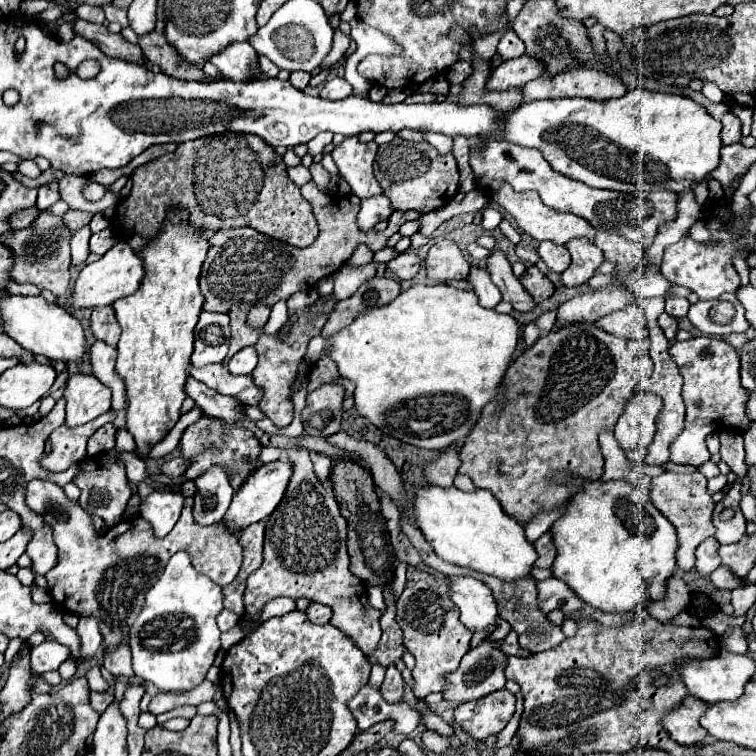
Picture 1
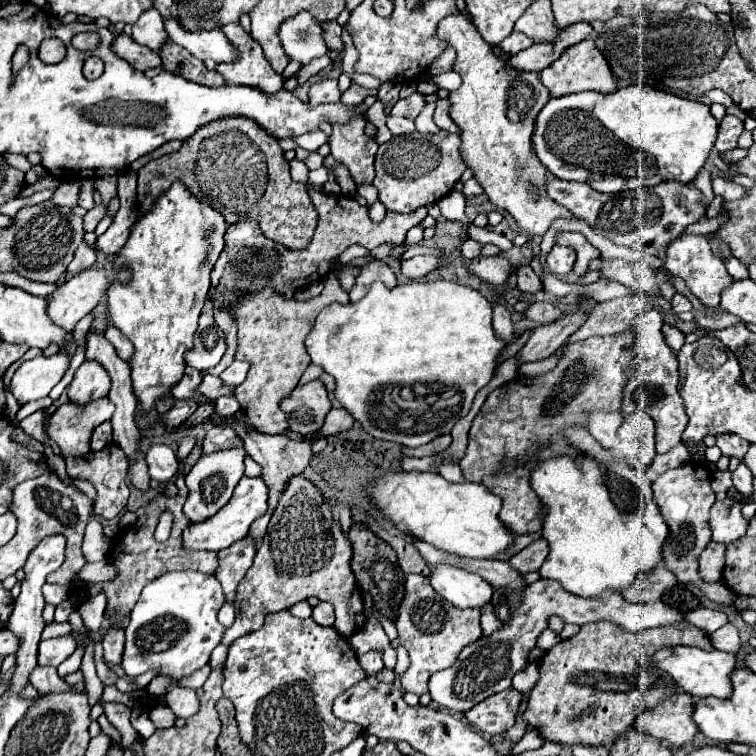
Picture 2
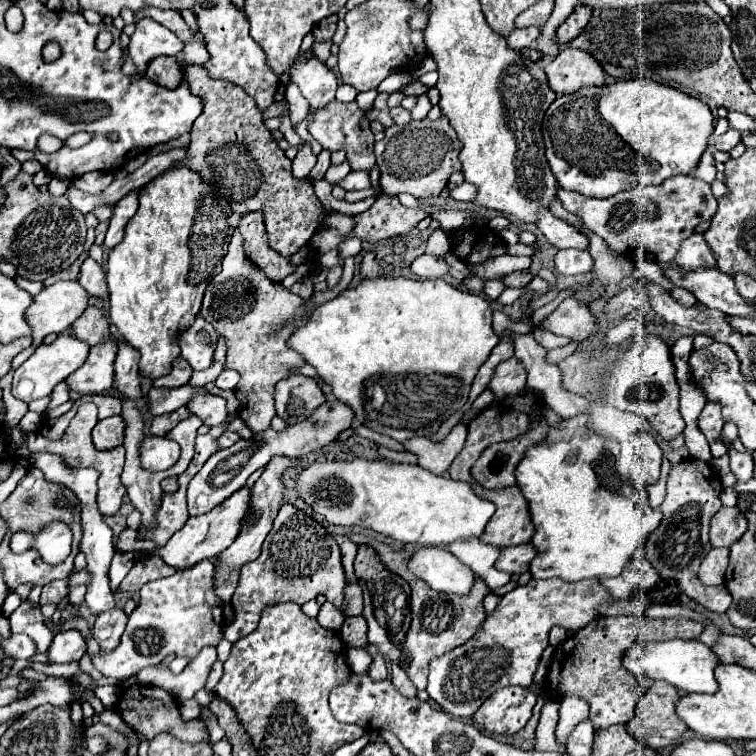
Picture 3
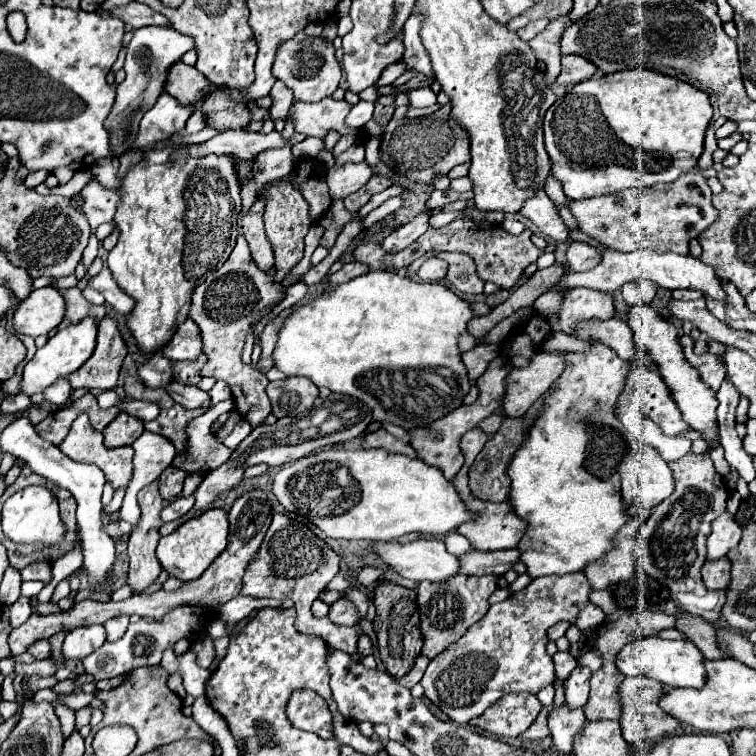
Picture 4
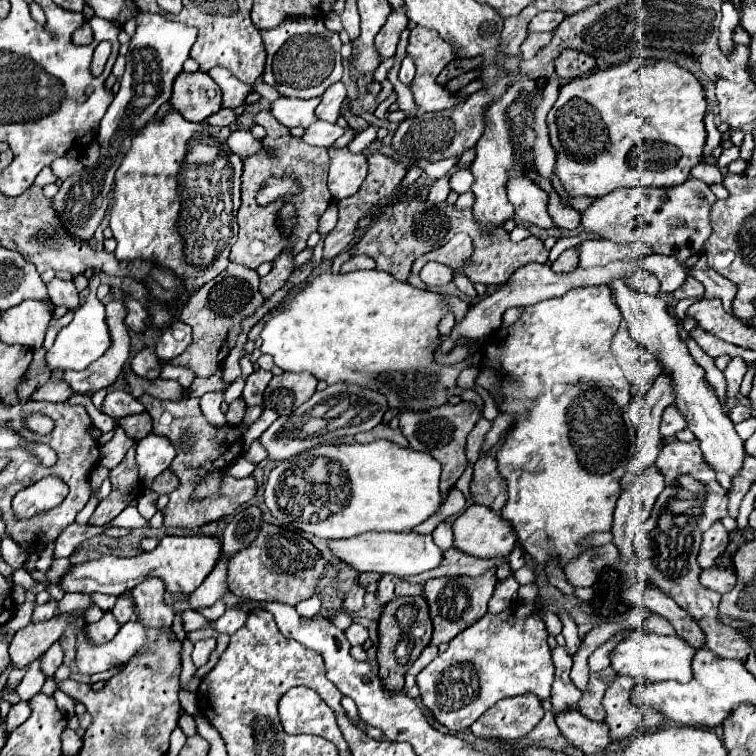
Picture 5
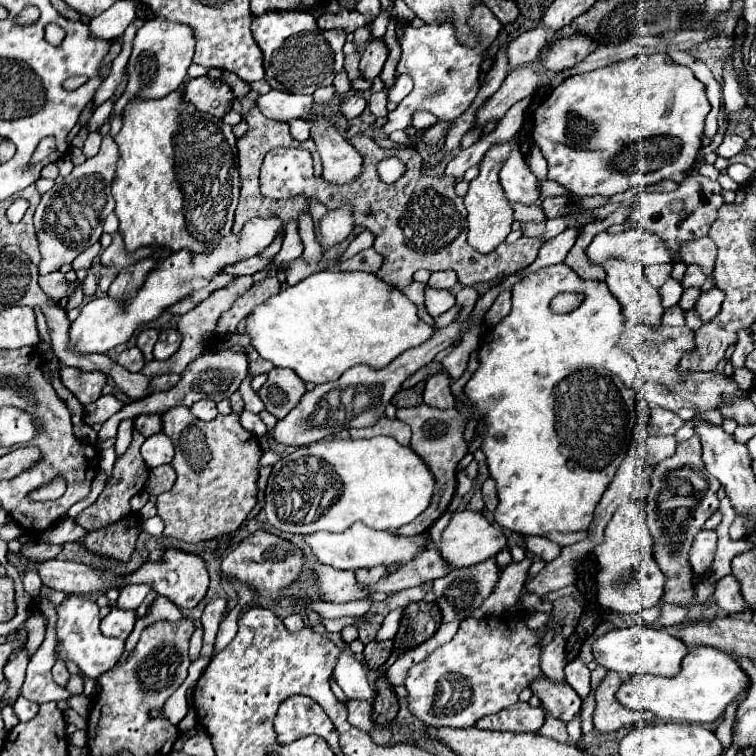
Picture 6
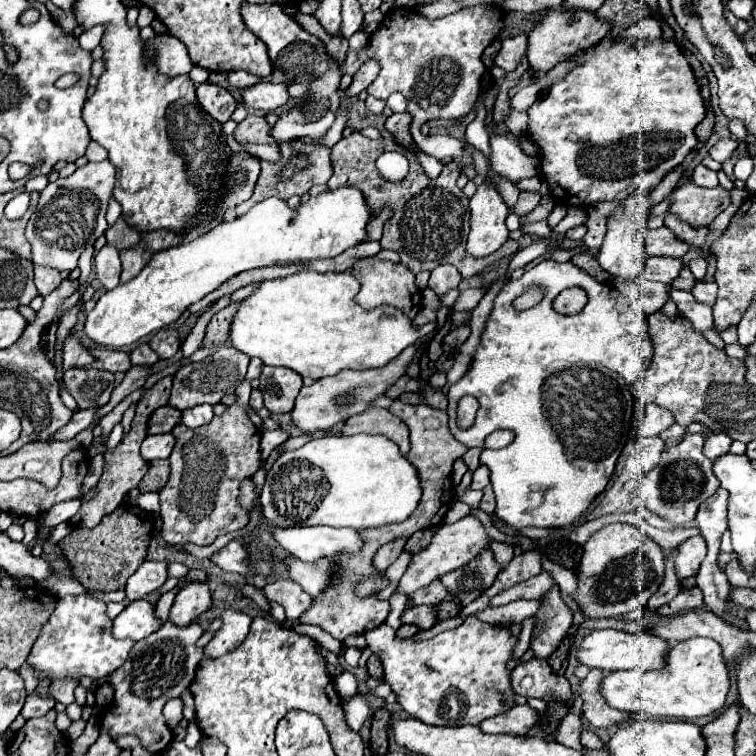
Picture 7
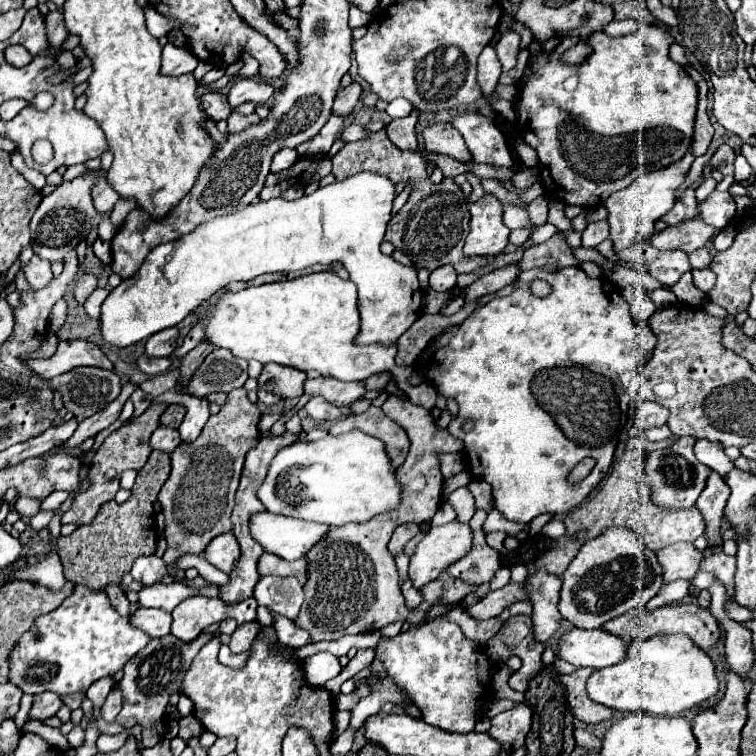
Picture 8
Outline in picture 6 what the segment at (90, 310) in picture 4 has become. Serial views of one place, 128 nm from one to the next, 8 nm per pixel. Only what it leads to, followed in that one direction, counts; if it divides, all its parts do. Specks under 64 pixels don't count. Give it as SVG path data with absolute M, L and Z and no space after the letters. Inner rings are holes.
M100 243L92 245L92 248L88 248L86 252L82 252L76 260L74 260L74 270L80 270L80 268L90 268L94 256L97 256L101 250ZM52 272L52 274L40 276L40 278L38 278L38 284L40 284L40 288L44 290L44 294L46 294L48 298L52 298L52 300L60 300L60 298L72 294L72 290L74 290L74 286L76 286L76 284L70 284L70 282L64 278L62 272Z

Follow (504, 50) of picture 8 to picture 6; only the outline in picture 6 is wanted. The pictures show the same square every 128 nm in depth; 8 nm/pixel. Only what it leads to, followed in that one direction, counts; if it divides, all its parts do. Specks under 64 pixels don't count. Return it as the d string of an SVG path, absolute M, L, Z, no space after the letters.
M534 28L520 34L516 40L508 42L506 46L508 64L512 68L520 68L522 64L532 62L540 54L540 50L546 46L546 42L548 42L548 32L544 32L542 28Z

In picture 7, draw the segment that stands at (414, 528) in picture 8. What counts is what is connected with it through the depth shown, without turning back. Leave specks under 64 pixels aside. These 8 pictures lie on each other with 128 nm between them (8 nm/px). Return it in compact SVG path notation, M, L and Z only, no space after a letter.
M396 538L396 540L384 544L384 546L378 550L376 558L374 558L374 566L376 566L380 572L384 572L384 570L402 554L404 544L406 544L406 538Z

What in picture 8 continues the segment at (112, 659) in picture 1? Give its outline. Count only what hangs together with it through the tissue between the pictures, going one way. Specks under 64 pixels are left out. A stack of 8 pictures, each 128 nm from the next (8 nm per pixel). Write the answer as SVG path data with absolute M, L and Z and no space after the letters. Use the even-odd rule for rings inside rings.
M152 554L152 556L136 558L130 574L134 576L134 580L142 582L144 586L150 586L150 584L158 582L162 576L166 576L168 572L164 570L164 560ZM184 556L182 560L180 560L180 568L182 570L186 570L186 568L196 568L208 582L212 582L212 584L216 584L216 586L222 586L224 582L228 582L228 574L224 574L224 572L220 572L220 570L216 570L212 564L208 564L202 556Z

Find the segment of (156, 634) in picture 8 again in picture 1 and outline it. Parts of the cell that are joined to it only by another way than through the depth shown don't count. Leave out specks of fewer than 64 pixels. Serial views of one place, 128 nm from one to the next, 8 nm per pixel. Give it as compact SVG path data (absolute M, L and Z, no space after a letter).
M44 642L32 648L32 670L34 674L42 674L48 670L58 670L58 666L70 656L70 648L58 642Z

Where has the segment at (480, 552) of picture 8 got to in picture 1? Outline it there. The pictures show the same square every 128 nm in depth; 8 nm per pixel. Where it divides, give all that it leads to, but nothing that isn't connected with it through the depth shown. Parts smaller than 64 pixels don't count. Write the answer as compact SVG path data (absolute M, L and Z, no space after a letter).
M408 566L406 570L406 588L396 604L396 622L404 632L404 646L416 658L412 670L412 692L416 698L424 700L430 692L442 690L442 674L456 670L460 658L470 650L470 638L474 632L460 622L460 612L448 598L446 578L436 578L414 566Z

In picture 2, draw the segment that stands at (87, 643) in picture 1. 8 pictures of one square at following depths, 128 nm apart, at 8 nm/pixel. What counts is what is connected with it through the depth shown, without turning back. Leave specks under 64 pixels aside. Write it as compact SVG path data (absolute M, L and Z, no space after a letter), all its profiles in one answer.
M98 592L94 596L90 596L84 604L80 604L78 612L84 620L84 626L88 630L98 630L100 624L102 624L102 618L104 618L104 608L106 608L106 594L104 592Z

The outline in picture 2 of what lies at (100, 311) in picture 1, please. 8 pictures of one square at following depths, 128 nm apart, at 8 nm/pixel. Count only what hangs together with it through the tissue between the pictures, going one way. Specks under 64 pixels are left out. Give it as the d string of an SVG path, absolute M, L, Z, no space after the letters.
M108 326L108 330L104 332L104 336L114 344L116 354L118 354L124 362L128 362L128 360L132 358L132 354L134 354L134 346L132 346L132 342L130 342L120 330L116 330L114 326Z

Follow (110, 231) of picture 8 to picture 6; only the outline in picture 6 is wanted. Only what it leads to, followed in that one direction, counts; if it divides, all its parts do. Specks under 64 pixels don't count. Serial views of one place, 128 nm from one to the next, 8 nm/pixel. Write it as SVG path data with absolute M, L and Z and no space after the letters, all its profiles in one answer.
M102 264L102 266L100 266L100 272L98 272L98 288L100 288L102 294L108 292L110 284L114 282L114 278L116 278L116 272L114 272L112 268L108 268L108 266Z

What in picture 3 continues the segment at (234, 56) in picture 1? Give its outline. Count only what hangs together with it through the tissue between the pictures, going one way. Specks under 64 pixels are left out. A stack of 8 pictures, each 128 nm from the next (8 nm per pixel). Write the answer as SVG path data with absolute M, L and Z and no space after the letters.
M146 6L146 8L142 8L142 10L134 16L134 22L140 22L140 20L144 20L144 18L152 18L152 20L156 20L158 24L166 26L166 28L172 30L184 44L188 44L188 42L194 38L192 30L186 26L184 18L182 18L180 12L176 12L176 10L158 10L158 8Z

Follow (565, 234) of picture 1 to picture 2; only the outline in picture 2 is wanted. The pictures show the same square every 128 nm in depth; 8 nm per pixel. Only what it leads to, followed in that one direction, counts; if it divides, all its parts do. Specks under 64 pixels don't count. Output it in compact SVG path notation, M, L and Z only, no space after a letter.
M460 10L454 14L448 14L446 18L440 20L436 36L456 48L456 60L452 64L452 70L462 76L462 86L458 90L450 92L448 100L450 100L450 118L460 128L460 140L462 140L460 156L462 156L464 164L472 170L474 178L484 188L484 194L488 196L488 200L498 208L506 208L522 230L526 230L530 234L538 234L538 236L546 234L552 220L556 220L560 216L562 218L572 216L564 206L546 198L548 170L536 158L536 152L534 152L532 140L530 140L534 124L536 124L536 116L550 100L550 92L542 86L540 74L508 68L506 62L502 58L498 58L494 54L492 46L480 36L474 22Z

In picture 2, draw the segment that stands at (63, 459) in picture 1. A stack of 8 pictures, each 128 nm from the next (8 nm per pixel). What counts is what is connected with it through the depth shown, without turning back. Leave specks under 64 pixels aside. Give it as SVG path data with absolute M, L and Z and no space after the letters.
M108 398L92 400L86 406L66 402L48 418L48 436L56 440L64 456L80 456L90 452L90 434L114 414Z

